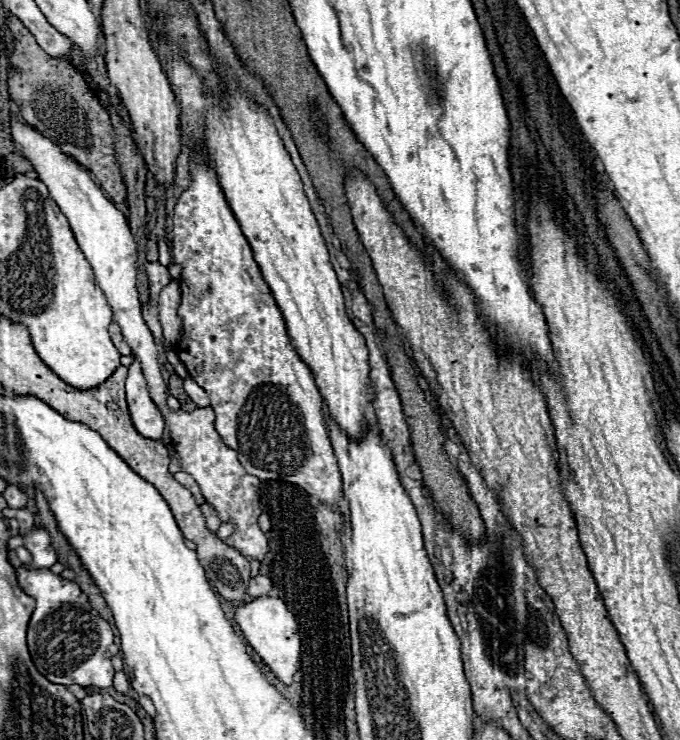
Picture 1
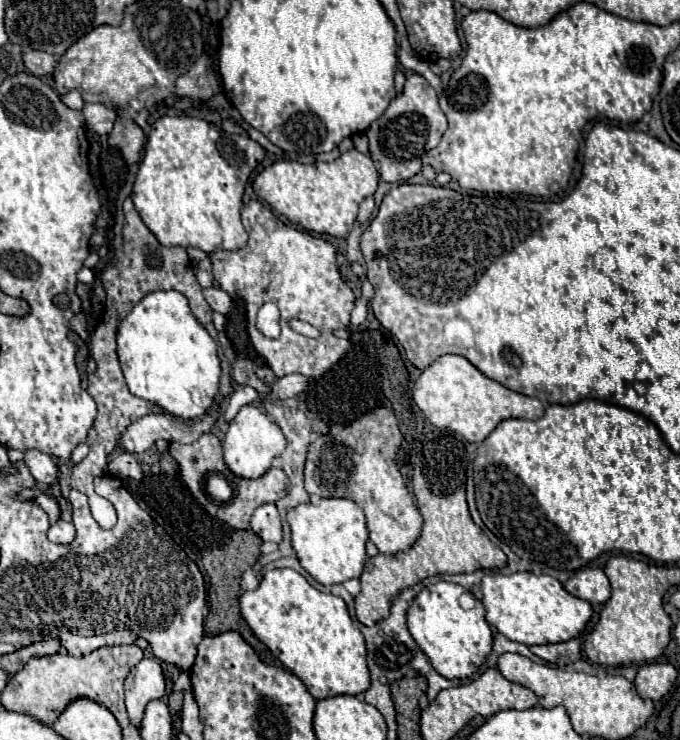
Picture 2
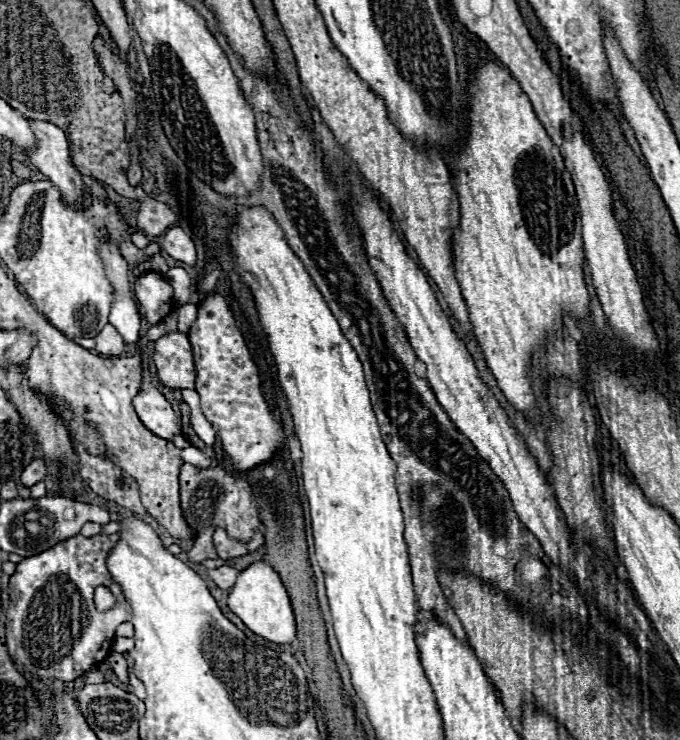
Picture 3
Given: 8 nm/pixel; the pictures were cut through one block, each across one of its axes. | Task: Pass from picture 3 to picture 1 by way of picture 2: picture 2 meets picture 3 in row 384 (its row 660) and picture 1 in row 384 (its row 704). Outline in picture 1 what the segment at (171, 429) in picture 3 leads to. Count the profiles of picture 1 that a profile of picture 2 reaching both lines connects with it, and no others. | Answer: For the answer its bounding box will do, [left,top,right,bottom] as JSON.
[126,360,164,440]

